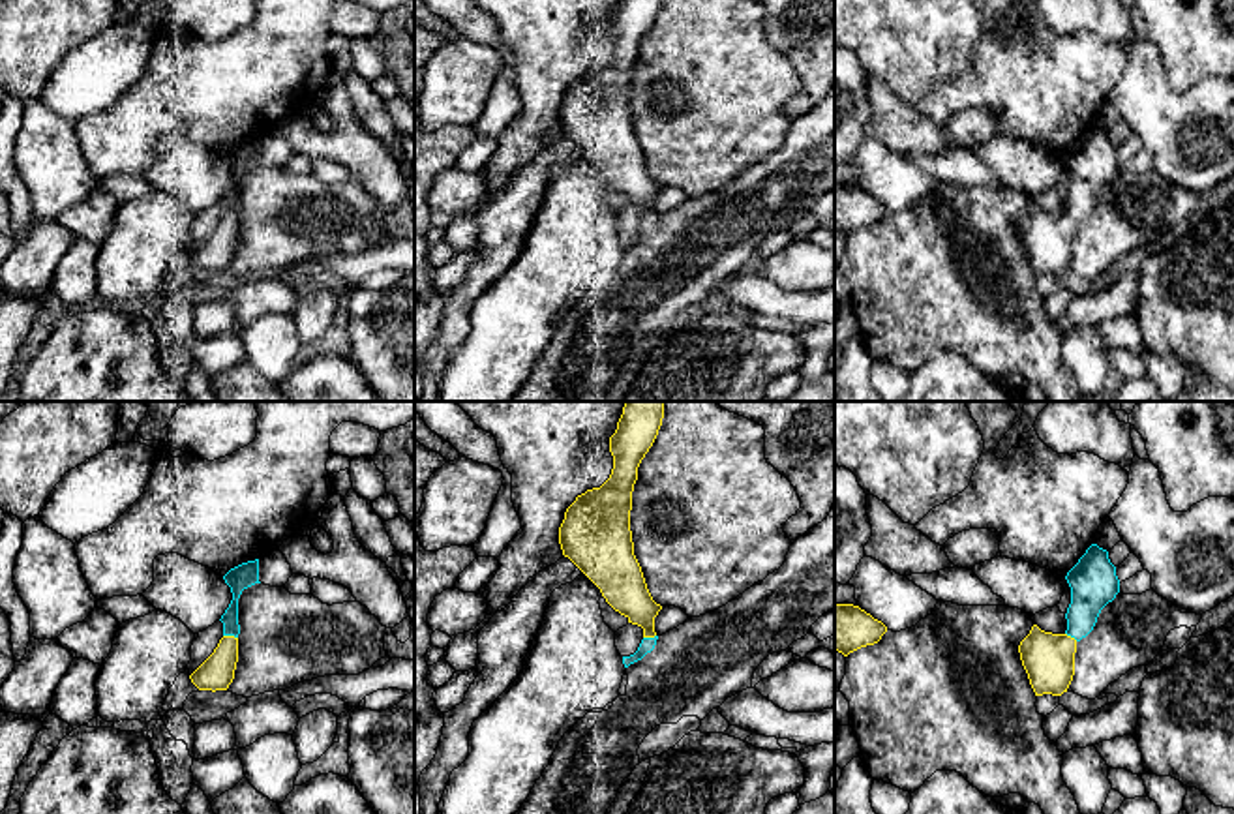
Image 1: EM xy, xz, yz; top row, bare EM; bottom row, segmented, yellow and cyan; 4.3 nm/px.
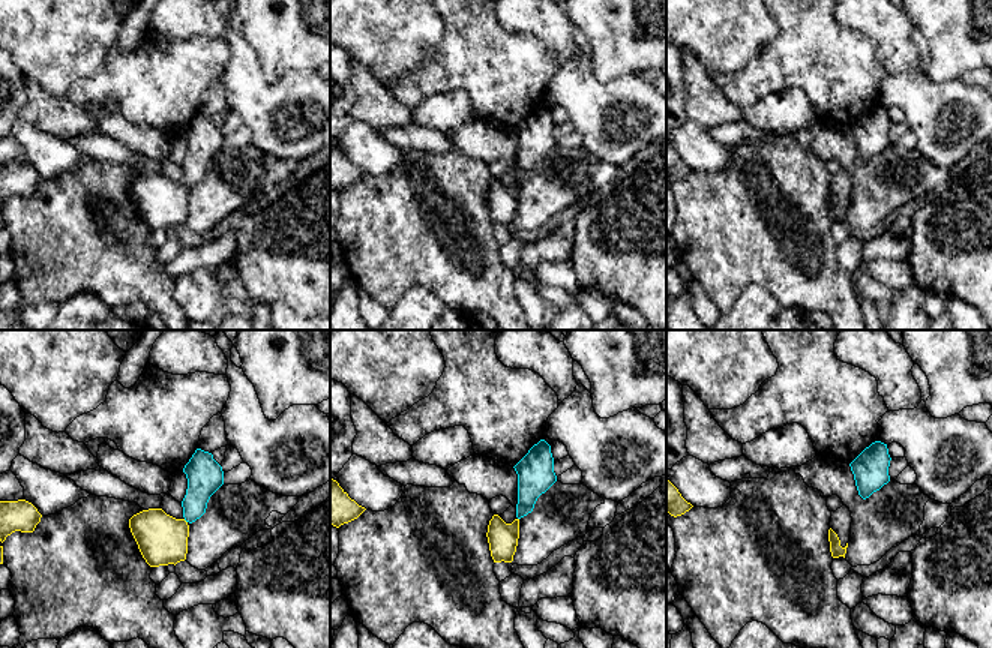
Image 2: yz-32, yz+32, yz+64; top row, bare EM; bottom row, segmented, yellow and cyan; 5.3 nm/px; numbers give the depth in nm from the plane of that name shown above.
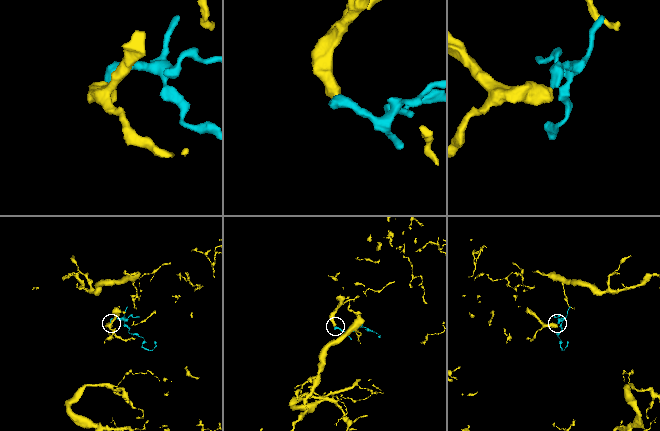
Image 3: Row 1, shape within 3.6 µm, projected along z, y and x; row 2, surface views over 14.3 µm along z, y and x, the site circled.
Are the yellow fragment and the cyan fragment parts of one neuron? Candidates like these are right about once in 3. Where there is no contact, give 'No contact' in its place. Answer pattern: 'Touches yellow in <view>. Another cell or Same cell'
Touches yellow in xy. Same cell

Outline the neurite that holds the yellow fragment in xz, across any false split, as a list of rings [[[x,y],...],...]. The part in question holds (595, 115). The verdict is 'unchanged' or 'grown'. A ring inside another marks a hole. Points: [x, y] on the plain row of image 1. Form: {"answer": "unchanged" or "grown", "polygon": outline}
{"answer": "grown", "polygon": [[[619,0],[609,17],[609,58],[578,75],[559,107],[563,135],[600,169],[615,191],[643,208],[638,231],[623,236],[625,248],[651,233],[658,219],[655,197],[662,186],[653,180],[634,135],[630,90],[638,47],[660,6],[662,0]]]}

